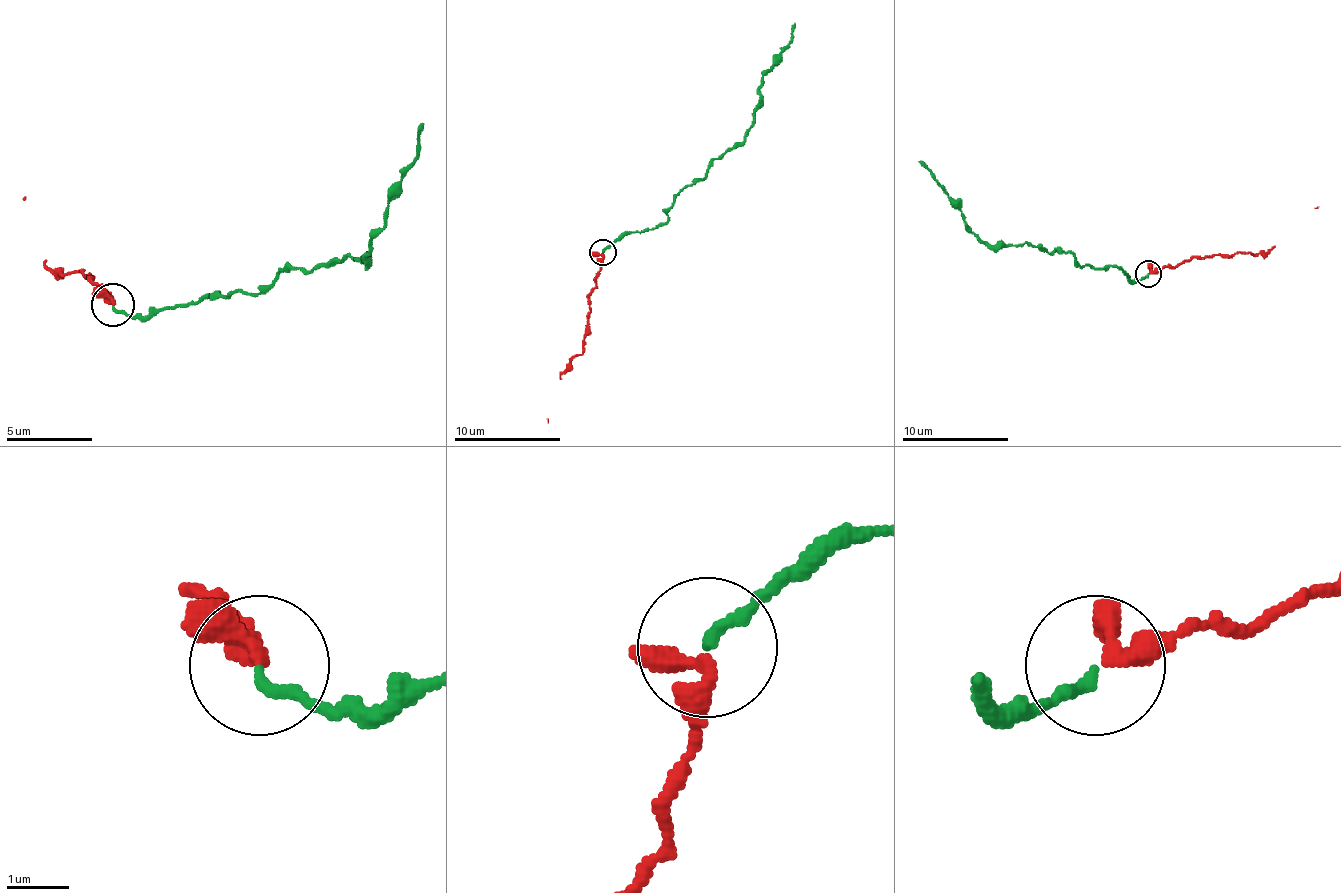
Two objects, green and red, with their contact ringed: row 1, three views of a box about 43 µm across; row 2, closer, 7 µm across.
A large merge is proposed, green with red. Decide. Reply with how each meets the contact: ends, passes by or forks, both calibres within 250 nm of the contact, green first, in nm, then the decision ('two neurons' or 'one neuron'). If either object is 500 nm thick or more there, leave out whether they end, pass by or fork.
green ends there; red passes by; 180 nm thick on the green side, 280 nm on the other; one neuron

